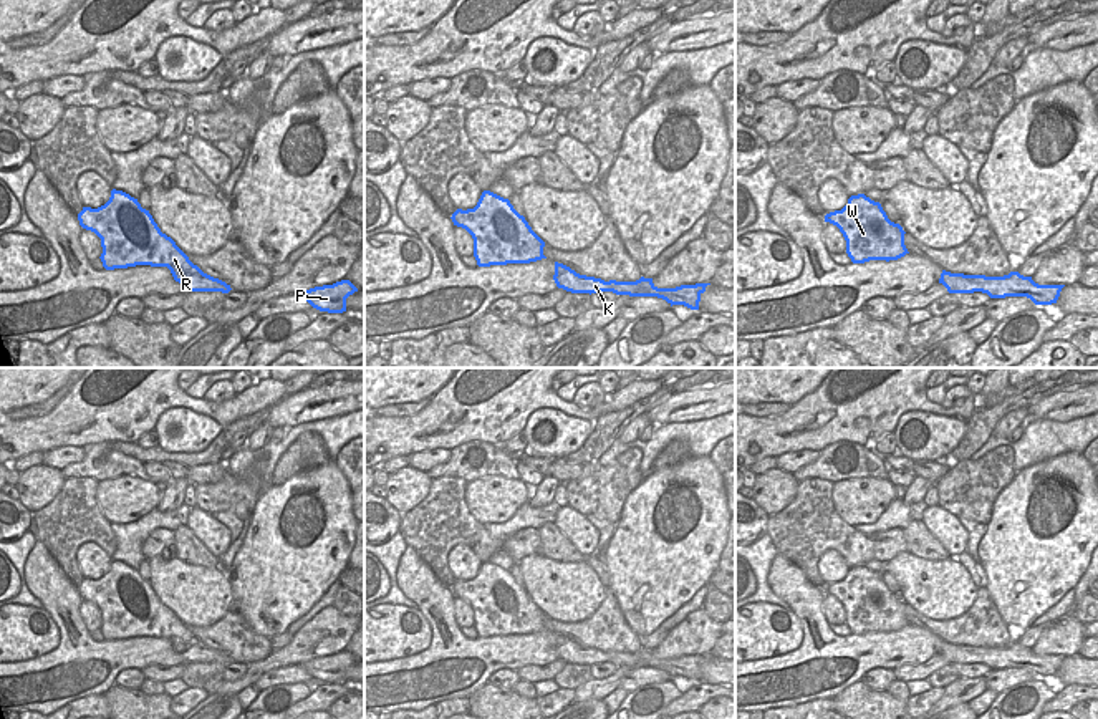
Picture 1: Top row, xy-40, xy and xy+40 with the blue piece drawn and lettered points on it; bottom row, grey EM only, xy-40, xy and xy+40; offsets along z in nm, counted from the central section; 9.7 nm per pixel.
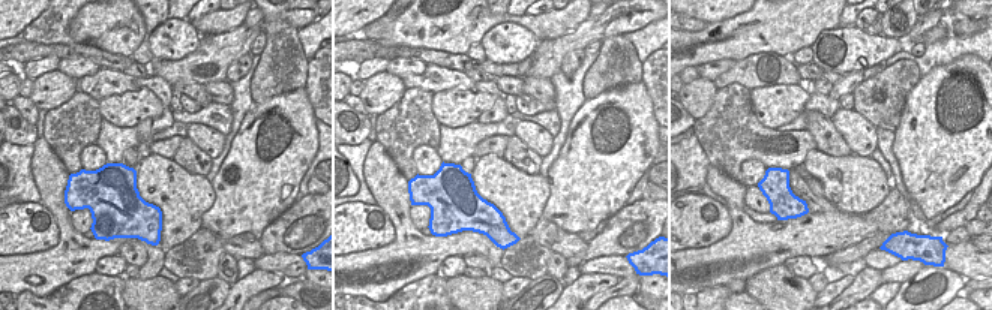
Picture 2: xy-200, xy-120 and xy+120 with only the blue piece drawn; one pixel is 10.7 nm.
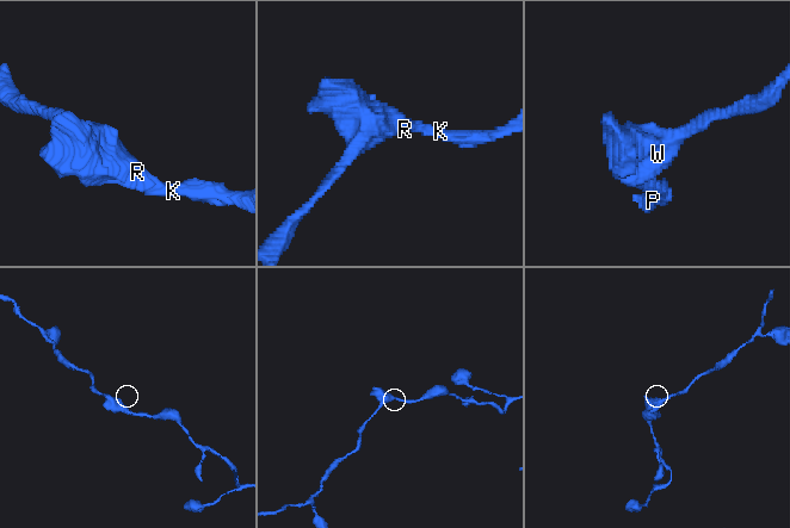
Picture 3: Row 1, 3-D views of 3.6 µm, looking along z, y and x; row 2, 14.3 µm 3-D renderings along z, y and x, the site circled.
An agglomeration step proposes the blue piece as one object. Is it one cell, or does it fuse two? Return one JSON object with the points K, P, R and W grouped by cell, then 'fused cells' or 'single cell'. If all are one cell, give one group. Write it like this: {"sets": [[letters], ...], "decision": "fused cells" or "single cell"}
{"sets": [["K", "P", "R", "W"]], "decision": "single cell"}

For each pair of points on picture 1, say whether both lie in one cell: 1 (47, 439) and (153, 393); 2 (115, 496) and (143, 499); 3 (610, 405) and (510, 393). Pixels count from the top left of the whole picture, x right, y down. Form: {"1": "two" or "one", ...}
{"1": "one", "2": "one", "3": "one"}

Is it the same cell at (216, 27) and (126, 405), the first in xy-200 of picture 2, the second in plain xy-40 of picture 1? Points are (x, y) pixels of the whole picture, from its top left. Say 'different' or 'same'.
same

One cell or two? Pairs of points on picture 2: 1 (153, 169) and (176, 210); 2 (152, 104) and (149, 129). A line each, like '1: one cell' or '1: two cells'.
1: one cell
2: two cells

